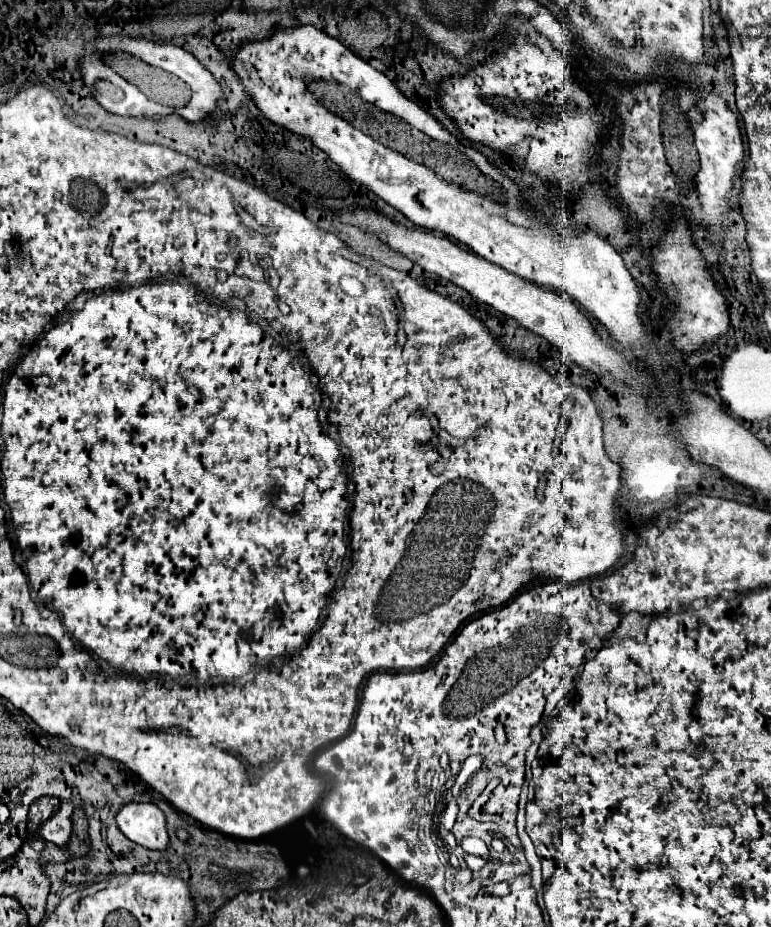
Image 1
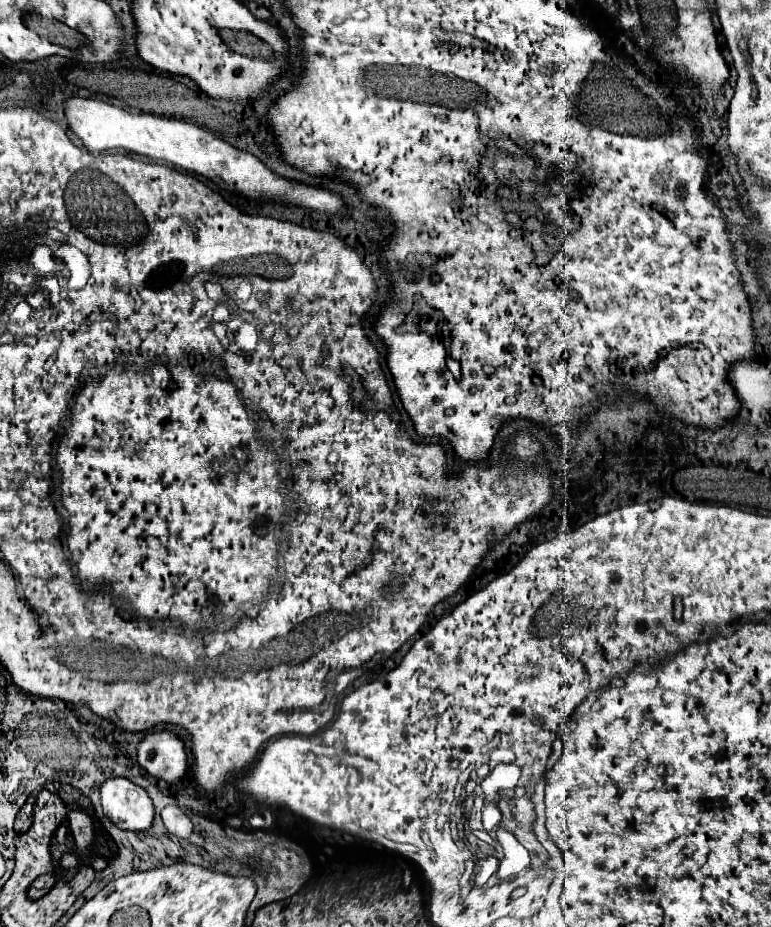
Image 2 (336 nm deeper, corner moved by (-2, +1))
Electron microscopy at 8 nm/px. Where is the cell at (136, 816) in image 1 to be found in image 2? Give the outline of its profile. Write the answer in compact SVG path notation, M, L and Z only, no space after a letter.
M110 778L100 788L106 818L122 830L148 830L154 820L154 804L144 788L128 778Z

